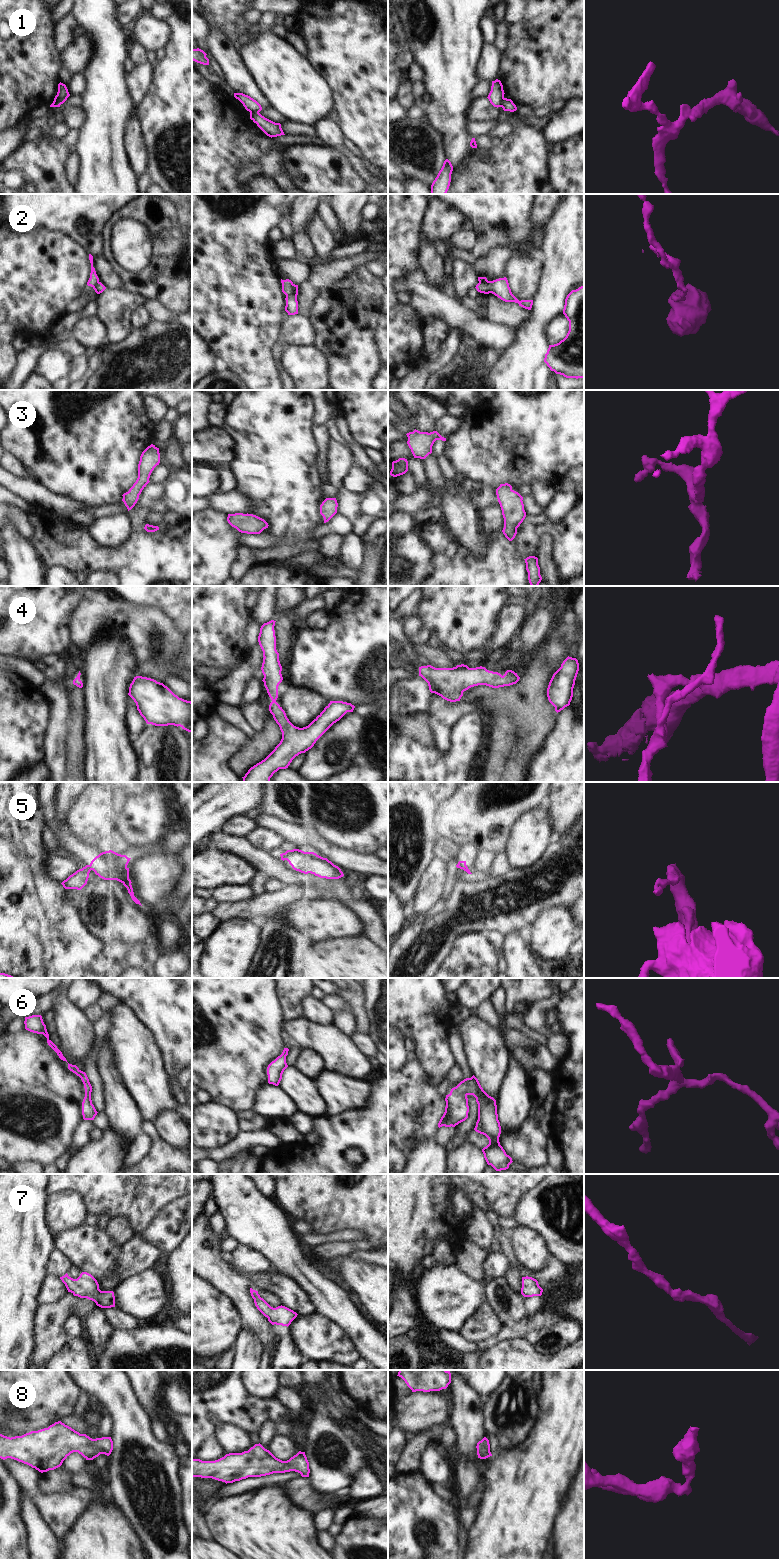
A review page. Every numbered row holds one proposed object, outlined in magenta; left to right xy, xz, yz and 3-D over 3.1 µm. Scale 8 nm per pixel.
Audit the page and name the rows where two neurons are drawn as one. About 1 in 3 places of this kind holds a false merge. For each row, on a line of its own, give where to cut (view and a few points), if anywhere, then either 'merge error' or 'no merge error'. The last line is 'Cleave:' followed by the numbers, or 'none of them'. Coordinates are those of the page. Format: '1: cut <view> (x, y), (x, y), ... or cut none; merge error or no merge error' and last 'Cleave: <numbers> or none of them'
1: cut xz (250, 111), (258, 113); merge error
2: cut xz (294, 284), (293, 291), (286, 295); merge error
3: cut none; no merge error
4: cut none; no merge error
5: cut xy (89, 865), (91, 869); merge error
6: cut none; no merge error
7: cut none; no merge error
8: cut none; no merge error
Cleave: 1, 2, 5

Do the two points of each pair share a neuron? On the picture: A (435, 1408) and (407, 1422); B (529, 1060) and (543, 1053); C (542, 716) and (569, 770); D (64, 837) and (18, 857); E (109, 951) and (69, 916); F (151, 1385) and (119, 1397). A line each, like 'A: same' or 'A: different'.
A: same
B: same
C: different
D: different
E: same
F: different

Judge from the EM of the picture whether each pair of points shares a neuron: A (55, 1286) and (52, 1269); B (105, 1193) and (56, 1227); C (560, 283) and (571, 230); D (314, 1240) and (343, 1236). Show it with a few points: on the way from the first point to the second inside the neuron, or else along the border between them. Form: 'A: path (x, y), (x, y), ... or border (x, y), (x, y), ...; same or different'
A: border (47, 1274), (59, 1278); different
B: border (69, 1190), (75, 1191), (82, 1198), (88, 1213); different
C: path (562, 270), (571, 255), (571, 243); same
D: path (321, 1238), (336, 1237); same

